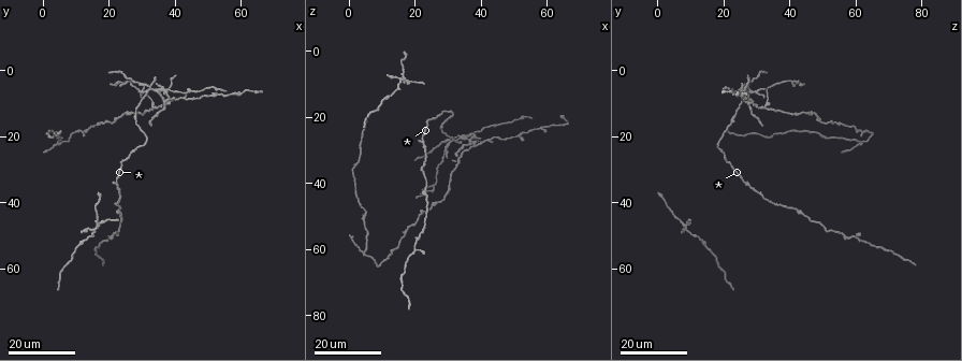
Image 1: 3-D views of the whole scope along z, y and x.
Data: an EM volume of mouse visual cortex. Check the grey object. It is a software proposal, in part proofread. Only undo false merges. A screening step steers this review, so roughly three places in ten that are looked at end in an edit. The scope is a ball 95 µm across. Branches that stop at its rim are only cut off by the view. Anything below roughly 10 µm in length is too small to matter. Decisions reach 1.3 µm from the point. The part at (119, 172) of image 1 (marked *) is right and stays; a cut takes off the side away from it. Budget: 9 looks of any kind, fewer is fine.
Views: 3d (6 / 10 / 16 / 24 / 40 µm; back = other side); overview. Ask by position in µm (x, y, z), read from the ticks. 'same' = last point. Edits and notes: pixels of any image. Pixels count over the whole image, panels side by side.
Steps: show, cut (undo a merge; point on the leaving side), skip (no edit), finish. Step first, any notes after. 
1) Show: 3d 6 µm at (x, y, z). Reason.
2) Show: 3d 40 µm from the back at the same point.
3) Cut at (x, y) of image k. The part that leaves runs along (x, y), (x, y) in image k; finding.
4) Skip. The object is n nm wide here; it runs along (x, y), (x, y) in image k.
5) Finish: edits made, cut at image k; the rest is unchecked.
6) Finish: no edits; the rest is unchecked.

Show: 3d 16 µm at (23.0, 34.5, 27.0). Narrows sharply.

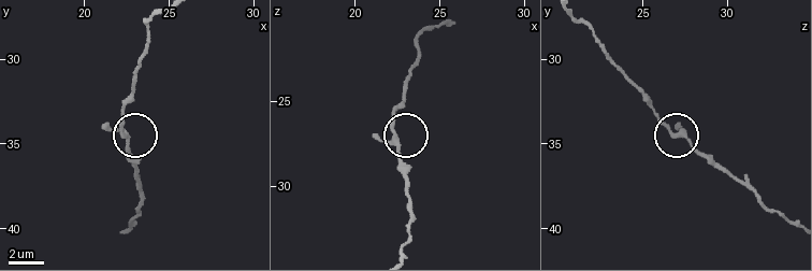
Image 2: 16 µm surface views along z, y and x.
Show: 3d 10 µm at (22.6, 35.1, 27.9). Closer look.

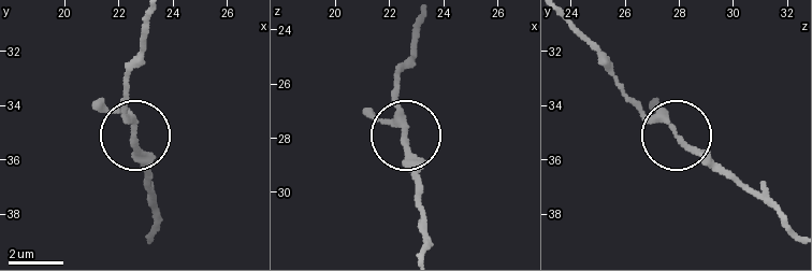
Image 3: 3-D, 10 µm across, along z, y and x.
Skip. It runs along (150, 23), (122, 115), (148, 177) in image 3; one neuron here.

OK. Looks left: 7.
Show: 3d 24 µm at (28.5, 23.0, 19.0). Sudden change in width.

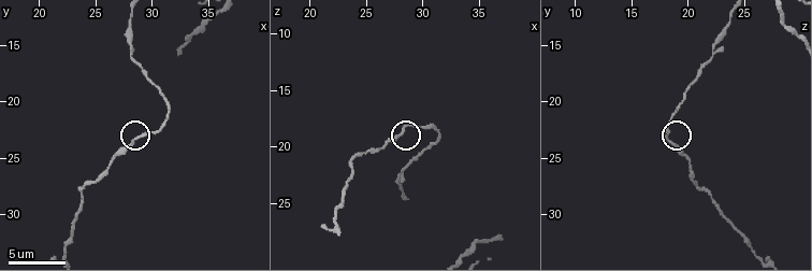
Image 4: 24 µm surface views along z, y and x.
Show: 3d 6 µm at (28.2, 23.6, 18.8).

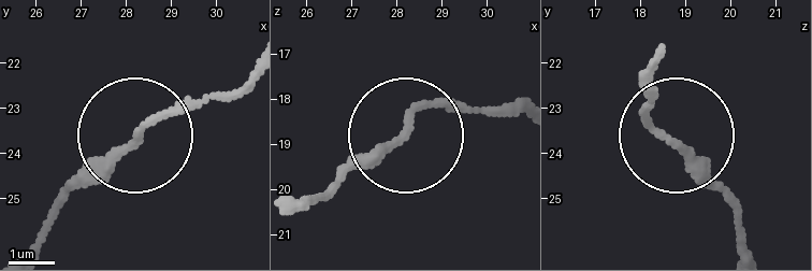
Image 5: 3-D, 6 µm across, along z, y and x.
Skip. It runs along (294, 207), (387, 153), (421, 111), (521, 99) in image 5; all the same neuron.

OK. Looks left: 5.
Show: 3d 24 µm at (31.0, 5.5, 26.5).

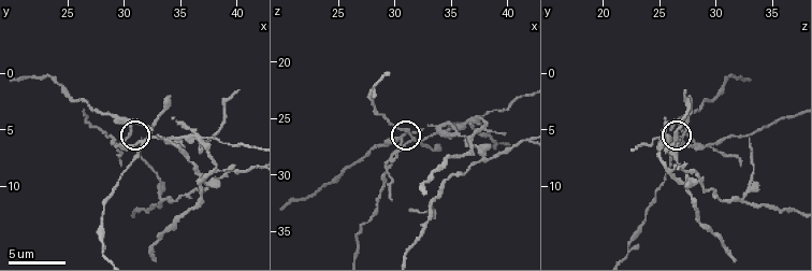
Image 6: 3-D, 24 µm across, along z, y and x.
Show: 3d 10 µm at (31.4, 6.2, 26.8). Closer look.

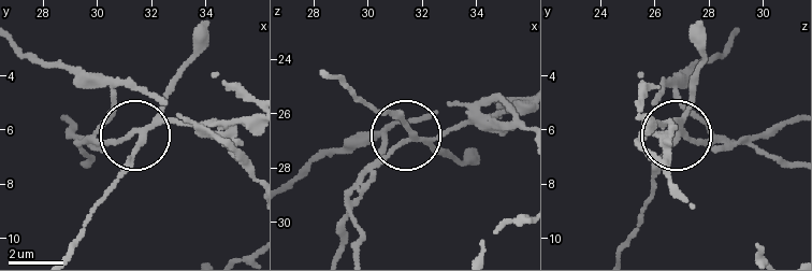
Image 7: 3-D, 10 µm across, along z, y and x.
Show: 3d 6 µm at (31.6, 6.2, 26.9). Zoom in.

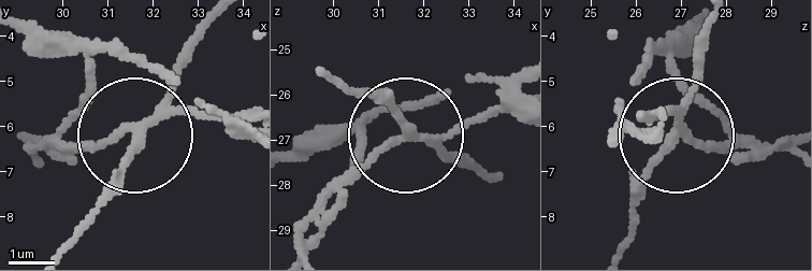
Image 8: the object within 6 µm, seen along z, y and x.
Cut at (92, 141) of image 8. The part that leaves runs along (422, 134), (522, 111) in image 8; two neurons meet here.

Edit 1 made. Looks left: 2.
Finish: edits made, cut at image 8; the rest is unchecked.

